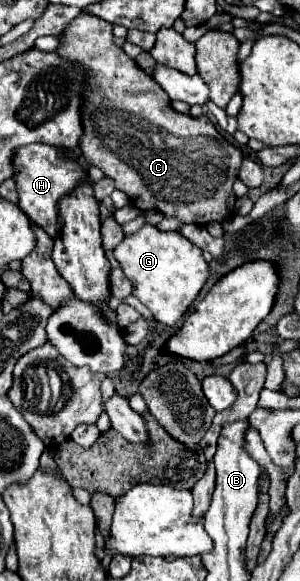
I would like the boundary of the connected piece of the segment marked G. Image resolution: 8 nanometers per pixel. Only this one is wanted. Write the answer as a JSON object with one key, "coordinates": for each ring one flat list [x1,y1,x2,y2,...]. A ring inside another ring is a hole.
{"coordinates":[[144,226,136,234,126,236,116,246,114,256,132,282,132,294,166,326,176,326,182,320,210,276,210,268,196,244,180,232,160,232,156,226]]}

